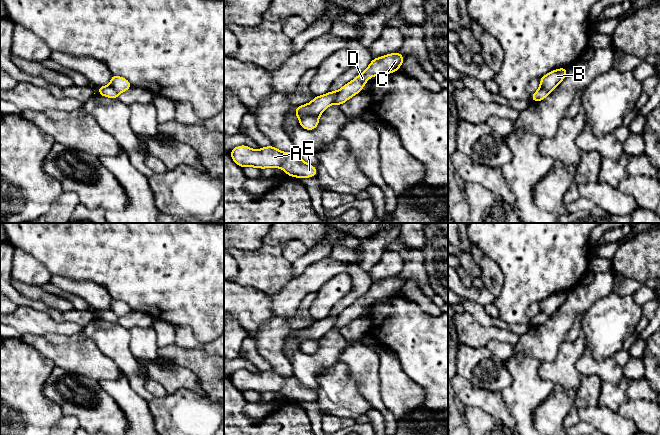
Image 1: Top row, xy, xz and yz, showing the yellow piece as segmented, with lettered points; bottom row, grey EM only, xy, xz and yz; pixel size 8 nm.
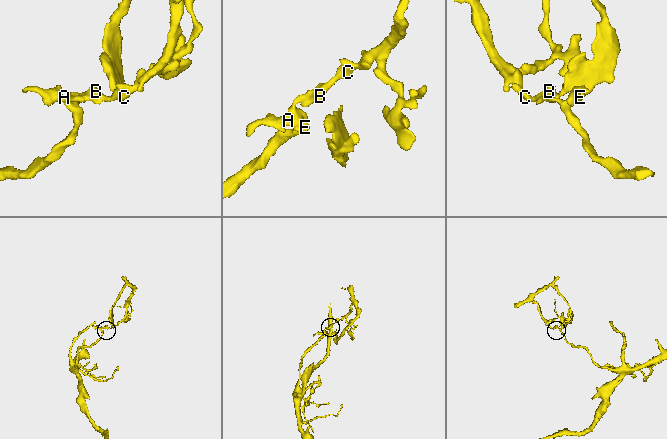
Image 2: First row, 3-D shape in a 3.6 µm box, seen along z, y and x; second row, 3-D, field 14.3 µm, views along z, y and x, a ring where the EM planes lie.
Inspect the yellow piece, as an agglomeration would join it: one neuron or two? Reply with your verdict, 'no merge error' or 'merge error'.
merge error

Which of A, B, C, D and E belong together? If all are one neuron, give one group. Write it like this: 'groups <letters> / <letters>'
groups A E / B C D

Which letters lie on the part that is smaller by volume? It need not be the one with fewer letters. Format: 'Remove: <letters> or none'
Remove: B, C, D

